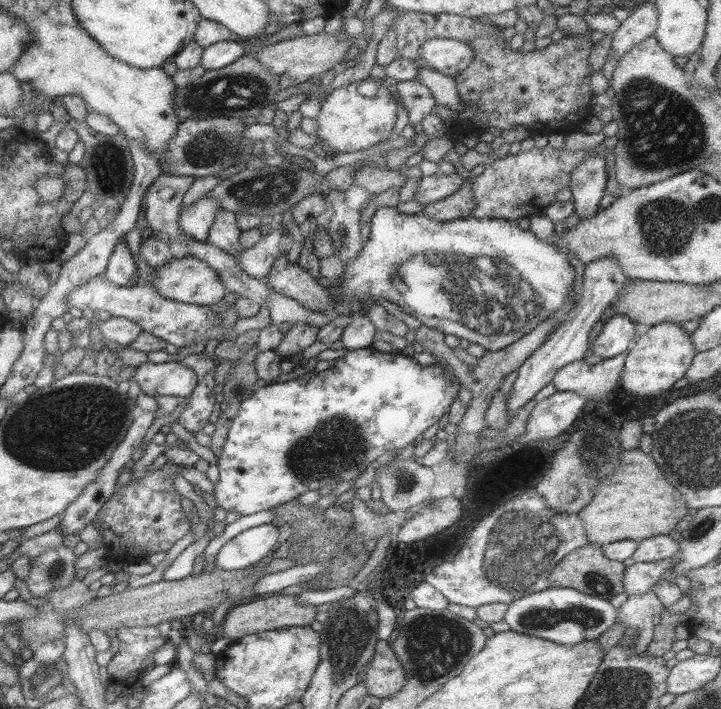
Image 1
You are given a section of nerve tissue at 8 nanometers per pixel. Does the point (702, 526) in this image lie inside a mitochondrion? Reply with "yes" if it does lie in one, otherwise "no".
yes

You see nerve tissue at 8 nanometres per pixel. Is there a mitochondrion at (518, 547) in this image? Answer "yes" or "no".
yes

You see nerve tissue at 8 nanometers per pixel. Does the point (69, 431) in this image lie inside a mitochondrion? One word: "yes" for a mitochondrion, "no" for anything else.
yes

